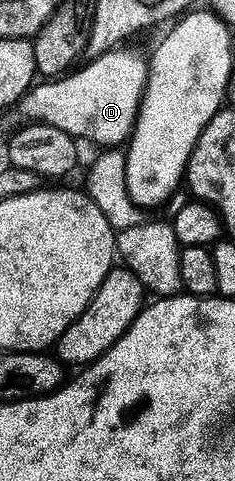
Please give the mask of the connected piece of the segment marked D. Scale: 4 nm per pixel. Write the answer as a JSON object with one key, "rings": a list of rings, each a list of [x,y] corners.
{"rings":[[[128,48],[108,52],[62,78],[37,84],[20,101],[21,122],[58,127],[77,140],[86,139],[104,149],[123,146],[136,127],[150,66],[146,57]]]}

